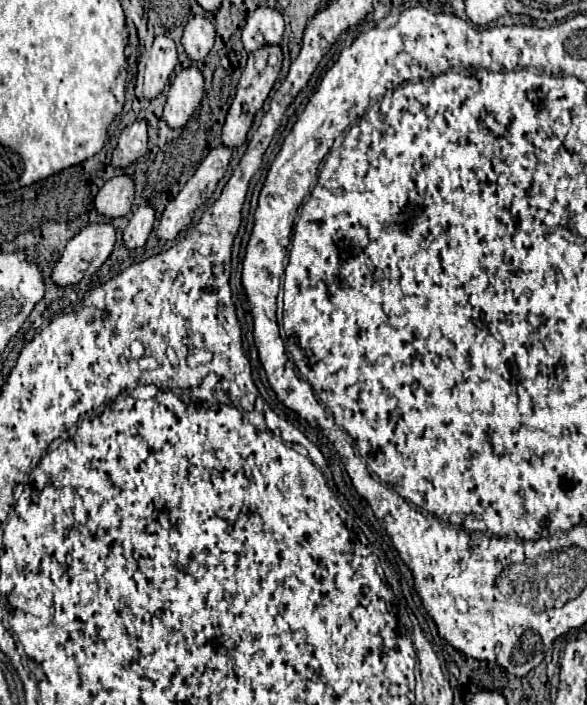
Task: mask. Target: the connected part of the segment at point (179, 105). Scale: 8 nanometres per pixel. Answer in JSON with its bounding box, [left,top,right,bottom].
[164,66,204,128]

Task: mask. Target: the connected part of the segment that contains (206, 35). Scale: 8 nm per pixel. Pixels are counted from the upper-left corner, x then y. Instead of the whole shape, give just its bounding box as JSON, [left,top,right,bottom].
[182,16,214,64]

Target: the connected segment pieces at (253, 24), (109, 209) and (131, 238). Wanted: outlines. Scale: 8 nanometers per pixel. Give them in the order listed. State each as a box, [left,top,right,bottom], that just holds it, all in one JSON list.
[[242,6,284,52],[94,176,134,218],[122,204,154,250]]

